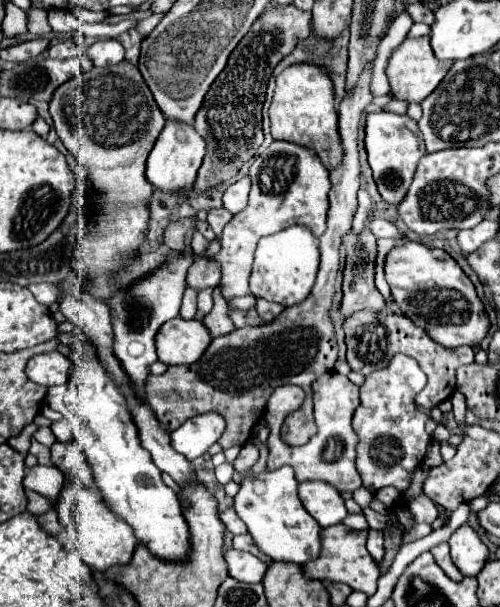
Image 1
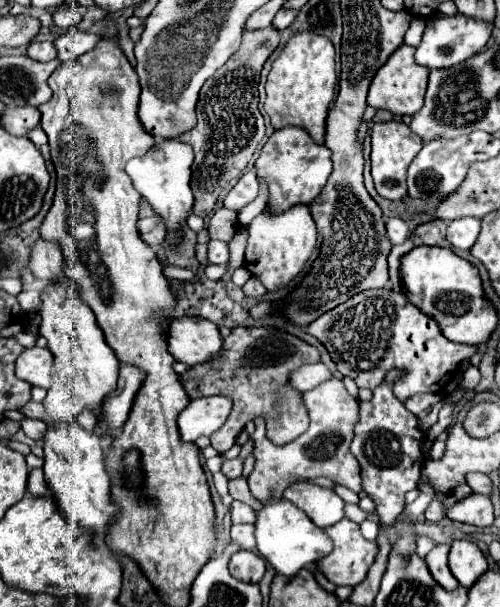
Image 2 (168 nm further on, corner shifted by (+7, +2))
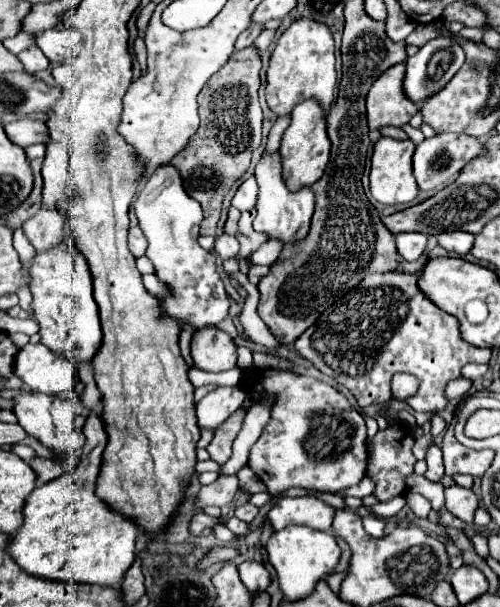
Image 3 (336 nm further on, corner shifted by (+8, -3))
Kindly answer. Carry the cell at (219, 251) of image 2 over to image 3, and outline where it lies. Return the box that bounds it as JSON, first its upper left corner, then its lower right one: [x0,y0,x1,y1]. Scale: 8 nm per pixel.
[216,235,240,259]

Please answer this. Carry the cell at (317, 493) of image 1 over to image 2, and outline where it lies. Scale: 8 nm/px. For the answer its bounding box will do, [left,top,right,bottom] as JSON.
[283,482,343,528]

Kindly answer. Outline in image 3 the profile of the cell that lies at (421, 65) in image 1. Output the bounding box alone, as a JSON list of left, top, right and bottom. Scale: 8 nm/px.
[366,63,418,129]

